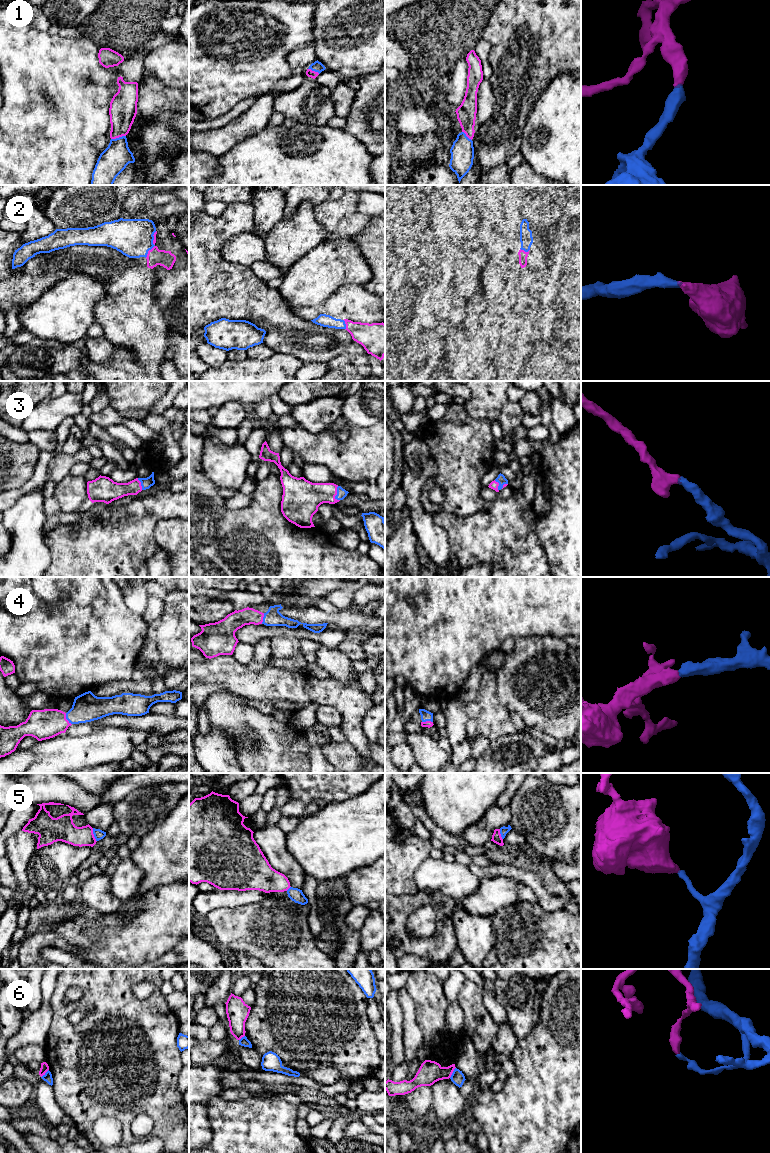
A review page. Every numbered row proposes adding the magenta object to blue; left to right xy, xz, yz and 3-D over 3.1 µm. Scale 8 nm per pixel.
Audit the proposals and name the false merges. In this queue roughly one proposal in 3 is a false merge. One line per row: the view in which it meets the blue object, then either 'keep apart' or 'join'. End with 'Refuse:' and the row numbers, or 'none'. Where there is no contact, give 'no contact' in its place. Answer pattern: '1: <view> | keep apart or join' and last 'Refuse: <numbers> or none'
1: xy | join
2: yz | join
3: xz | join
4: xy | join
5: xy | keep apart
6: yz | keep apart
Refuse: 5, 6

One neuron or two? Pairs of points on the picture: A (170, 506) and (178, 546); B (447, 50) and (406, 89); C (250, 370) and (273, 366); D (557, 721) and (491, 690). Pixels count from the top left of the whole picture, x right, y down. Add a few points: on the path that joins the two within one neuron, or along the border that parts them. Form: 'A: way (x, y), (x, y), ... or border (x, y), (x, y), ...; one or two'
A: border (178, 519), (160, 519), (153, 532); two
B: way (438, 61), (427, 72), (422, 73), (417, 78); one
C: way (256, 370), (267, 370); one
D: border (495, 673), (498, 701), (509, 712); two

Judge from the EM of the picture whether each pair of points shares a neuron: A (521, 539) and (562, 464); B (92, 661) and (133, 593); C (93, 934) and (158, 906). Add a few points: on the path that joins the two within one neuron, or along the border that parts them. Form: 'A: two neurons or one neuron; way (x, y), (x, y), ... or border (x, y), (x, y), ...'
A: two neurons; border (539, 517), (536, 523), (538, 540)
B: two neurons; border (121, 587), (124, 603), (134, 613), (142, 616)
C: one neuron; way (109, 934), (130, 934), (142, 922)

